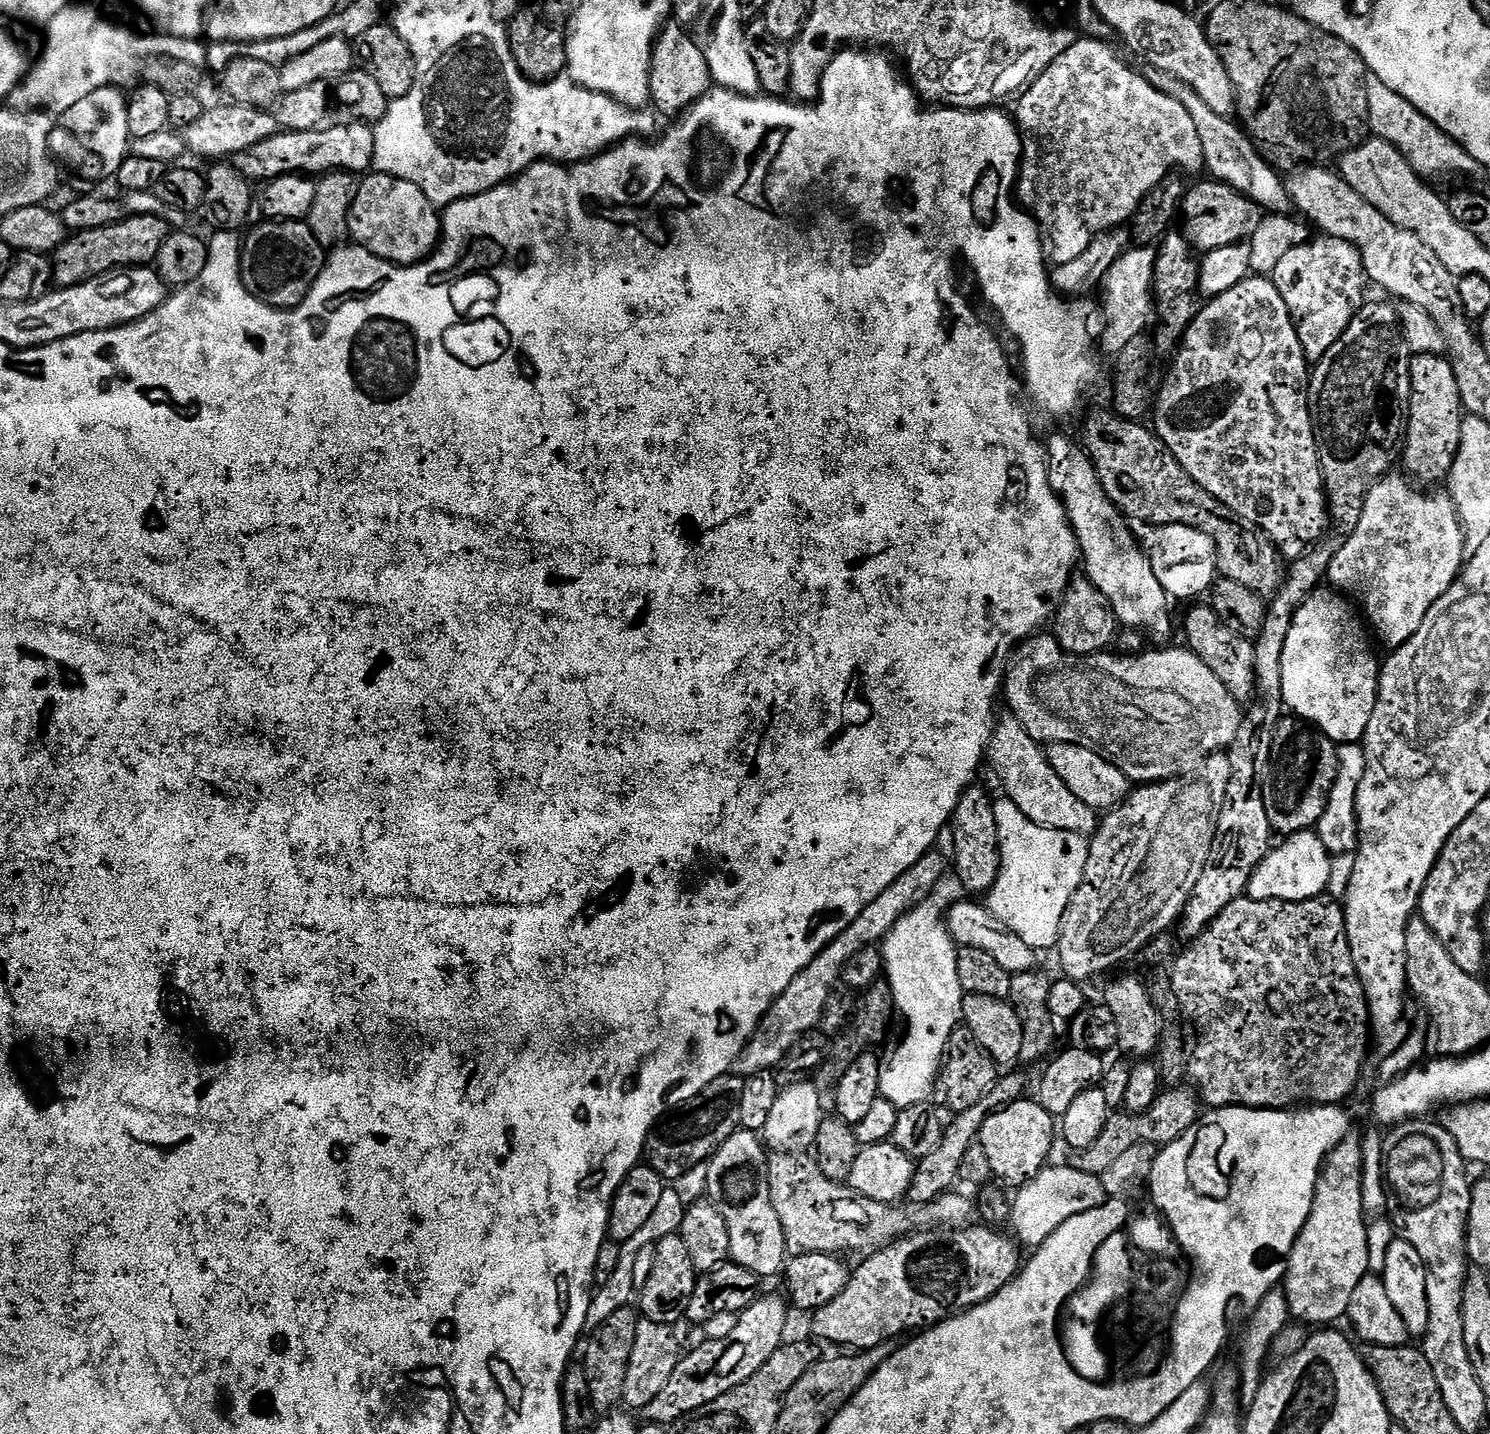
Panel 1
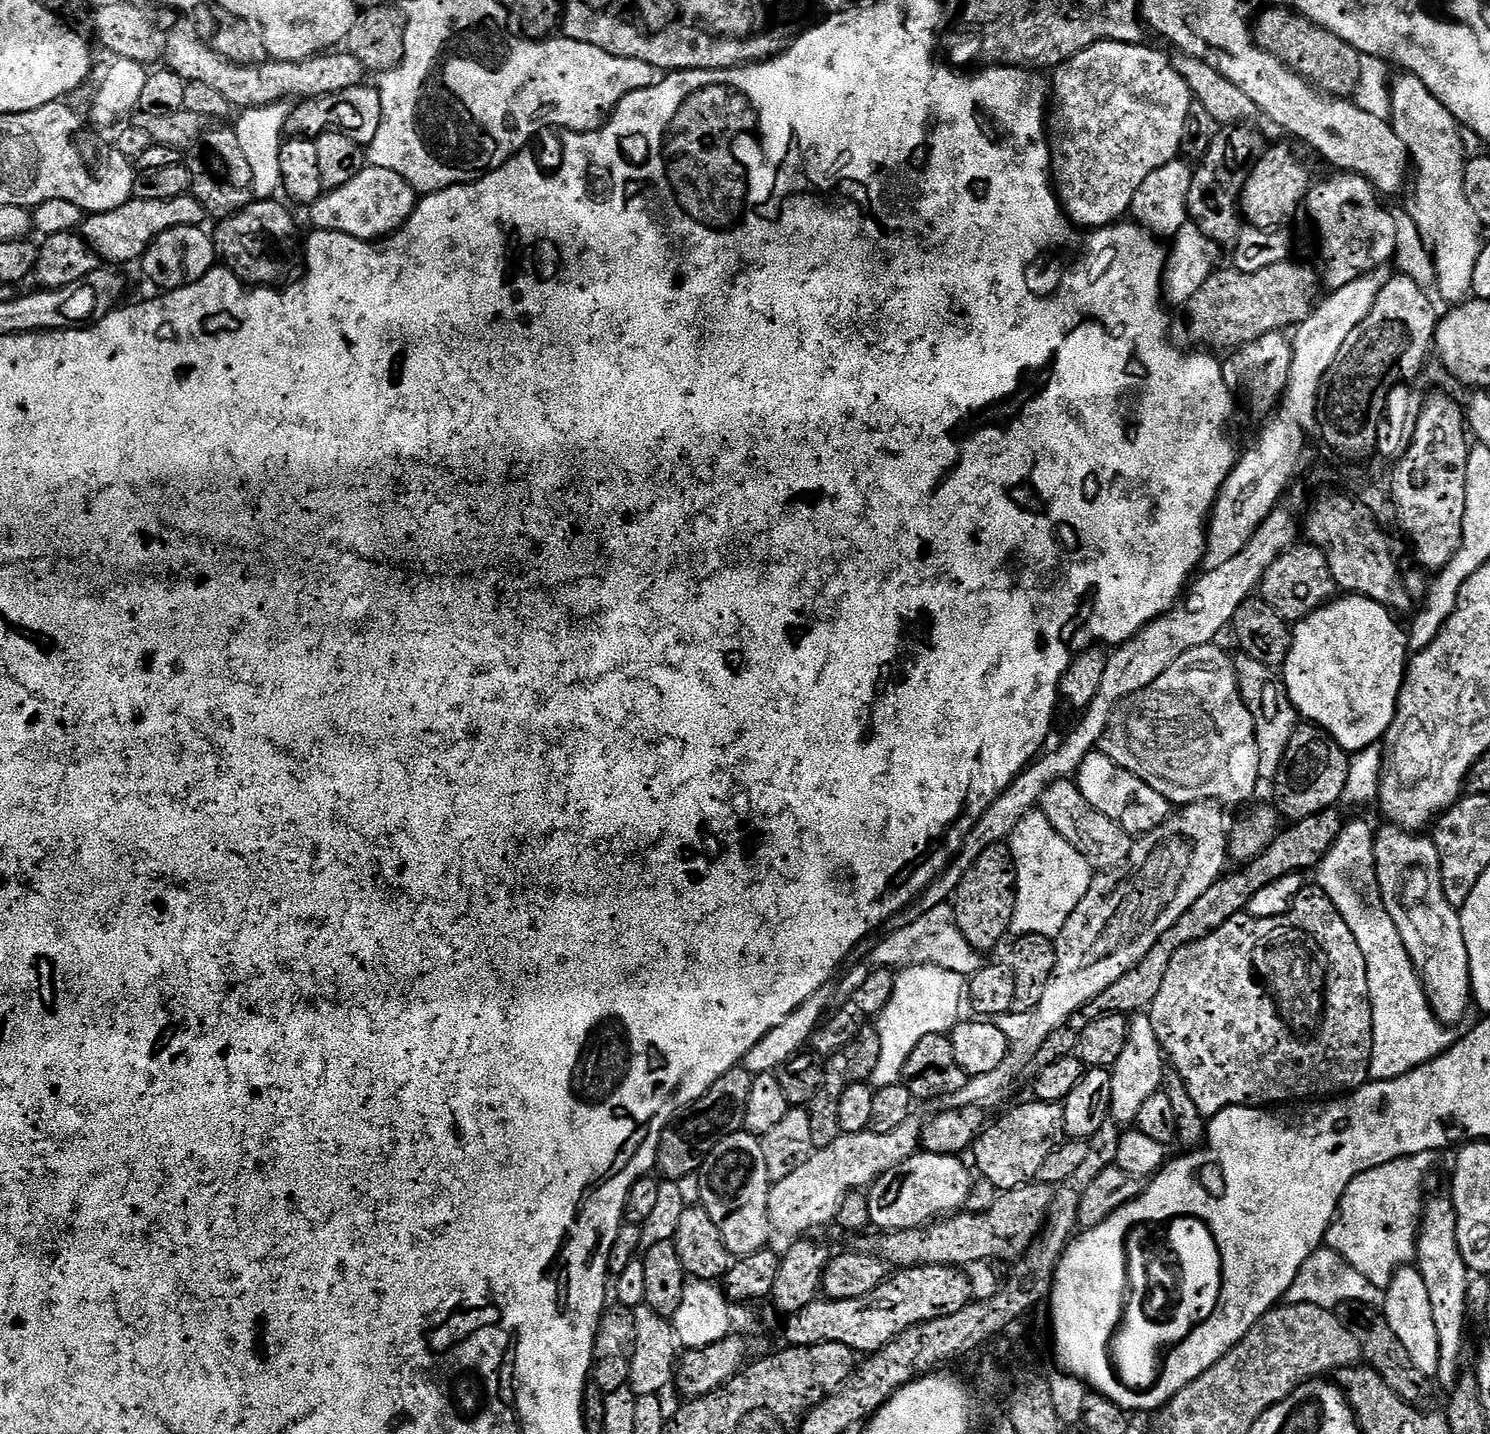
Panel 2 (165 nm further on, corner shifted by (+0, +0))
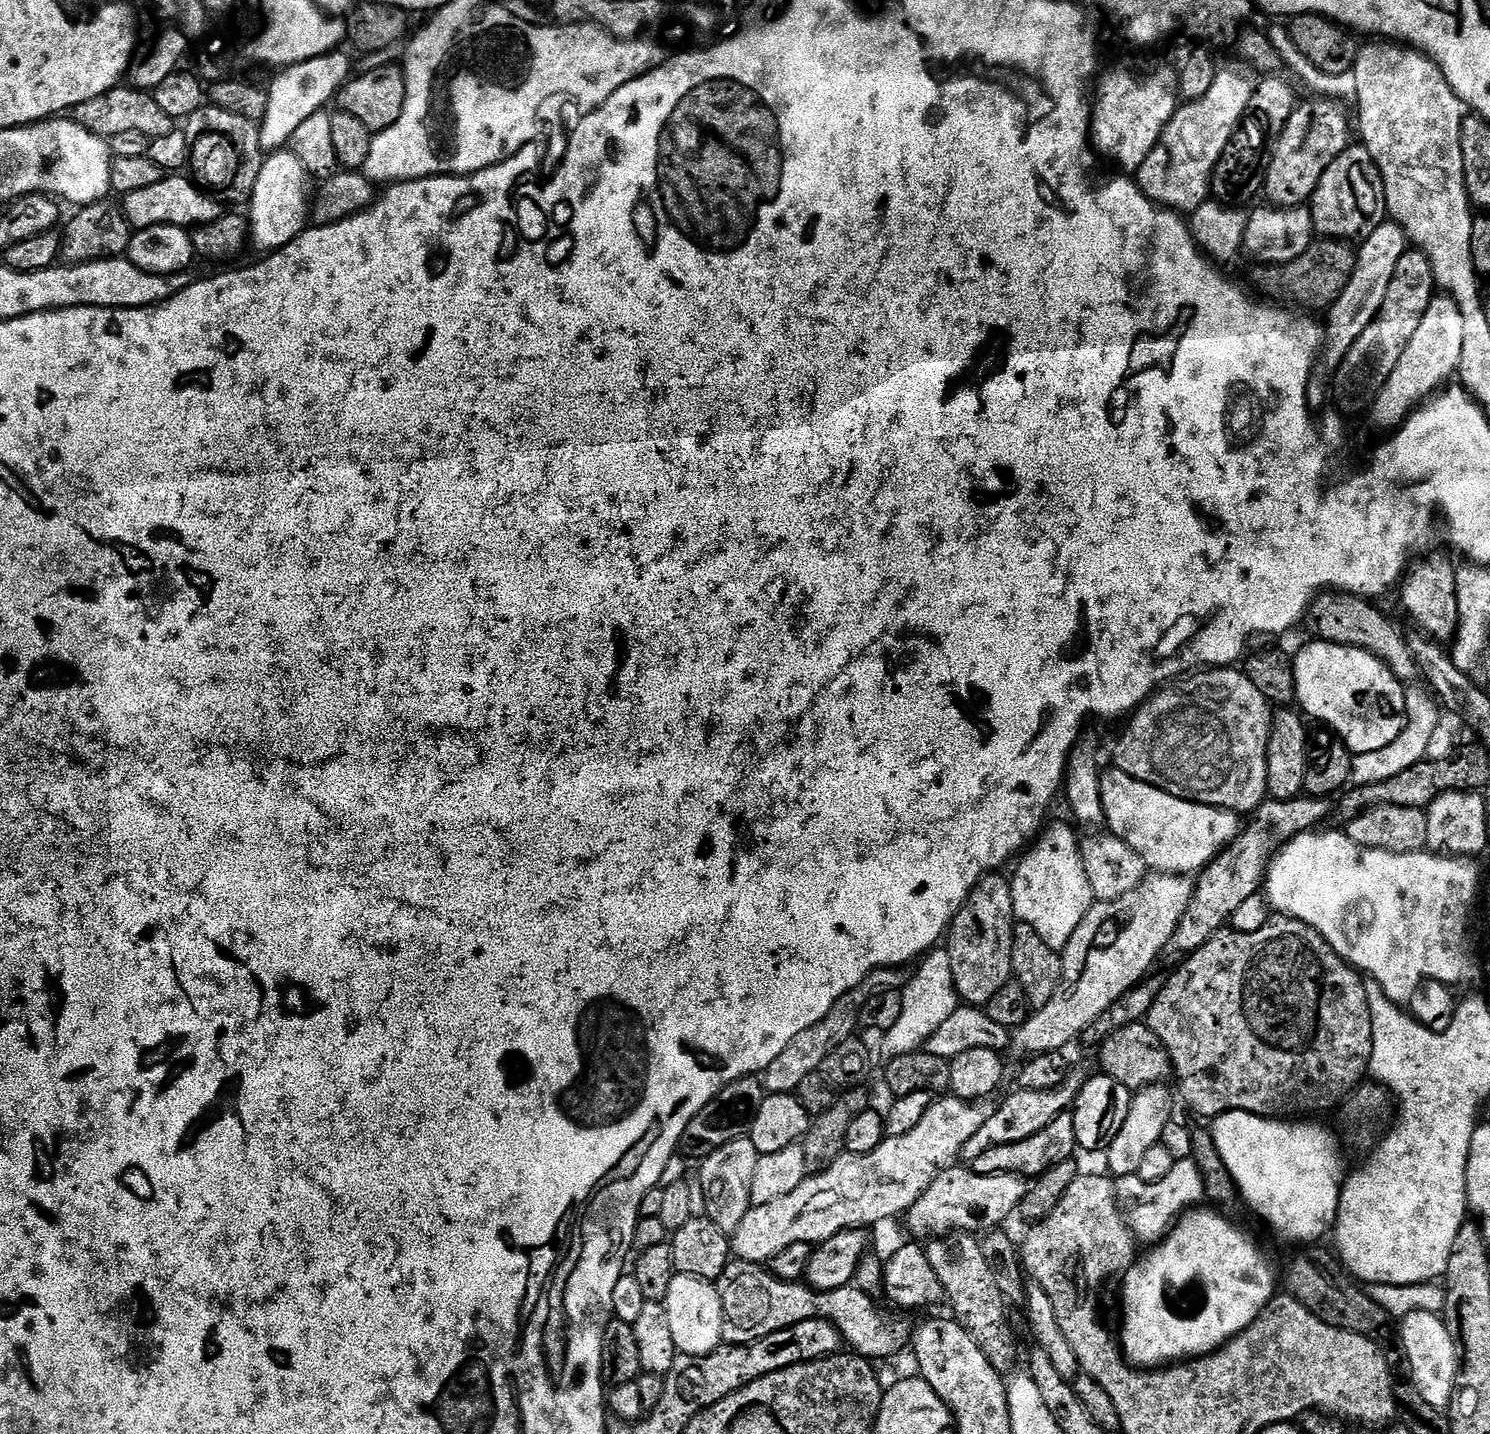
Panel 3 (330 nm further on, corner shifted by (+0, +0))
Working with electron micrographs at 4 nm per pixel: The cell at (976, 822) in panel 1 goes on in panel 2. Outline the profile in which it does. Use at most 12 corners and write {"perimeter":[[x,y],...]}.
{"perimeter":[[1007,843],[972,861],[954,897],[958,930],[981,954],[1016,916]]}

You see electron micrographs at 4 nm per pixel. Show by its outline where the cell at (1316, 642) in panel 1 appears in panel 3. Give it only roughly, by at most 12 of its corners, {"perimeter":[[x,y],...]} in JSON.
{"perimeter":[[1361,648],[1294,656],[1299,711],[1355,755],[1404,729],[1405,685]]}

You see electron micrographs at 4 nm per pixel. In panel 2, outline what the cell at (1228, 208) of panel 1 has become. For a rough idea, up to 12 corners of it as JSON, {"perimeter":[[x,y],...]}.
{"perimeter":[[1269,147],[1240,195],[1251,227],[1283,229],[1308,196],[1307,166]]}

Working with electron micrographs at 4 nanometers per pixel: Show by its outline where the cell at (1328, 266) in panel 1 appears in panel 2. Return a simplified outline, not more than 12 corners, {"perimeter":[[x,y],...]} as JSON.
{"perimeter":[[1352,172],[1309,187],[1298,224],[1322,284],[1350,286],[1396,252],[1396,220]]}

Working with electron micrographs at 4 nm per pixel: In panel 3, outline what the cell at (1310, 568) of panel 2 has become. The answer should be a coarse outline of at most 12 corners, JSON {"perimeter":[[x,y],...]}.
{"perimeter":[[1325,590],[1312,636],[1376,656],[1401,682],[1421,679],[1408,636],[1373,601]]}

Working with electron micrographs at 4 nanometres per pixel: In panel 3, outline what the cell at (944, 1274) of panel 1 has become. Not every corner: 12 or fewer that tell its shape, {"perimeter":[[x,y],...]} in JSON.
{"perimeter":[[738,1259],[714,1285],[724,1344],[831,1320],[872,1362],[910,1344],[851,1286],[817,1292]]}

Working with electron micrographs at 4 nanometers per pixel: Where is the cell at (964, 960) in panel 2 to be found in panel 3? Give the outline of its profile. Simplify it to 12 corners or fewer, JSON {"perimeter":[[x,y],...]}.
{"perimeter":[[879,968],[834,1002],[762,1073],[765,1093],[795,1093],[830,1050],[853,1039],[872,993],[909,973]]}

